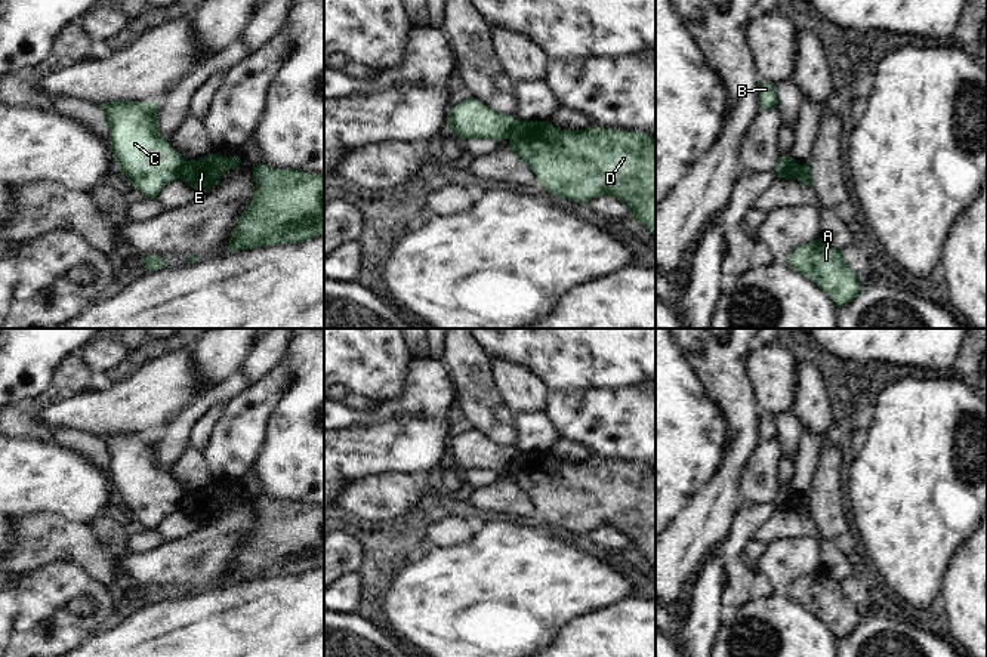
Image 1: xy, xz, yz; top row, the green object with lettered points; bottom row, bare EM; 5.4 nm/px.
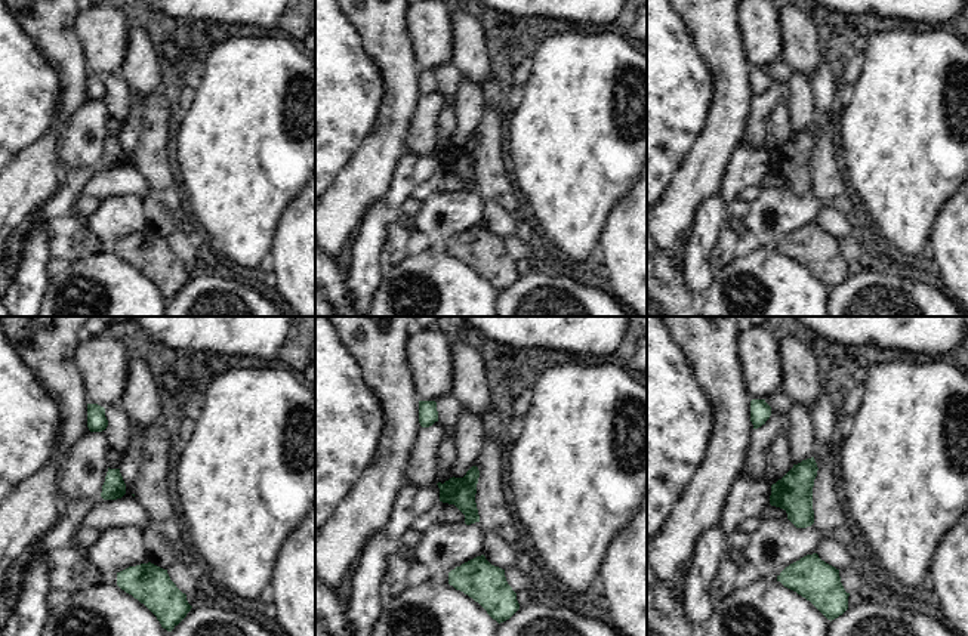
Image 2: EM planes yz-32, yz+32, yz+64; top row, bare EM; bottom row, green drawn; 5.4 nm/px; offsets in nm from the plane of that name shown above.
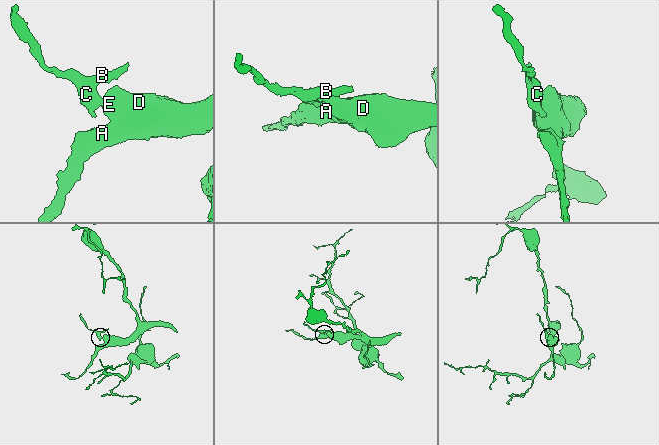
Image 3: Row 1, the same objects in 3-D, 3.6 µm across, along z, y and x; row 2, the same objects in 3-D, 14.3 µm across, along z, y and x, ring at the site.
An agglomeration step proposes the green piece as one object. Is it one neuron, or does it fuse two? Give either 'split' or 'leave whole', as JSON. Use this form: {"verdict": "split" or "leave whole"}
{"verdict": "split"}

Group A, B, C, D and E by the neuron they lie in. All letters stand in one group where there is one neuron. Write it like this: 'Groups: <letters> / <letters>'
Groups: A D E / B C.

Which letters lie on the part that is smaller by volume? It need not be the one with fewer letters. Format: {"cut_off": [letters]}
{"cut_off": ["B", "C"]}

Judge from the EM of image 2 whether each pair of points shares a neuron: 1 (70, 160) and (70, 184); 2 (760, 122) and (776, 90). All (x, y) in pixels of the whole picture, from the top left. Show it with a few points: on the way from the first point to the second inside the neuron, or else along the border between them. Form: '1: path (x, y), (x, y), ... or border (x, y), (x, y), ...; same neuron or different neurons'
1: border (99, 163), (91, 167), (76, 167), (61, 178); different neurons
2: path (760, 114), (761, 108), (771, 98); same neuron

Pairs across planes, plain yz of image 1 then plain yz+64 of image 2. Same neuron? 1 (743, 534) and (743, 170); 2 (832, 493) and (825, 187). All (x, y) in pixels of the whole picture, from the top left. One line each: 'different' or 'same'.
1: same
2: same

